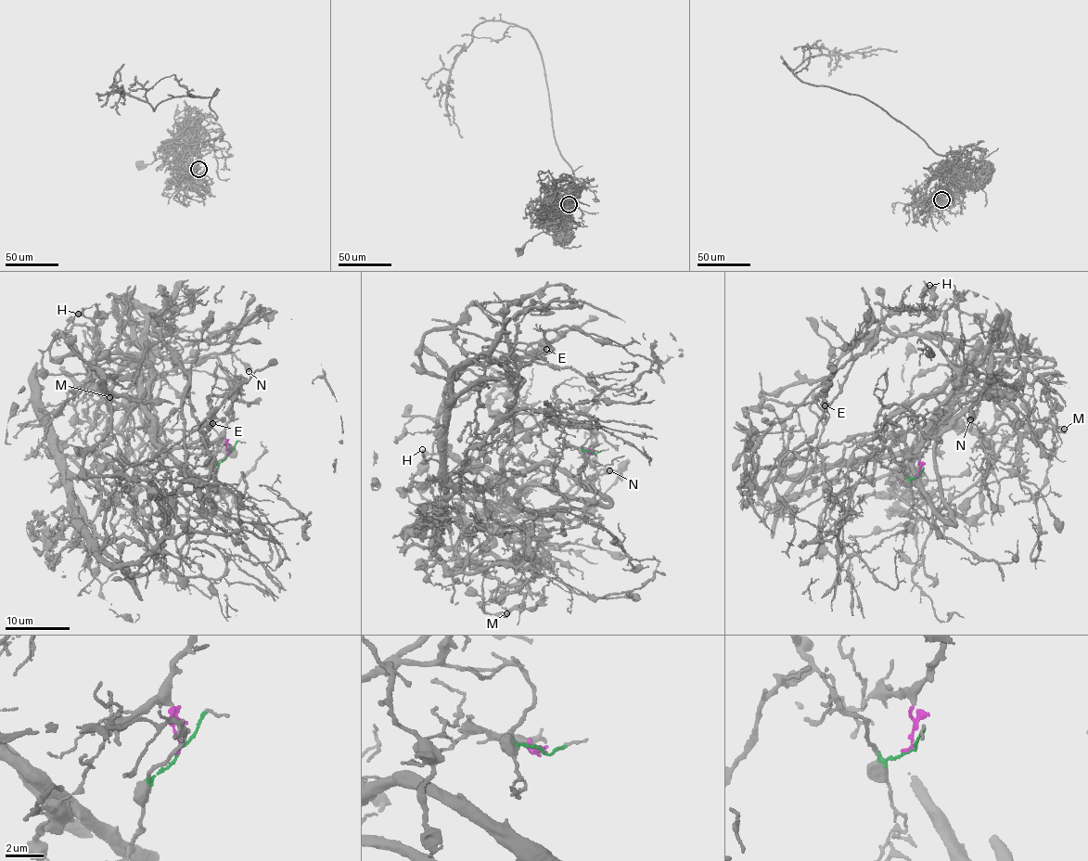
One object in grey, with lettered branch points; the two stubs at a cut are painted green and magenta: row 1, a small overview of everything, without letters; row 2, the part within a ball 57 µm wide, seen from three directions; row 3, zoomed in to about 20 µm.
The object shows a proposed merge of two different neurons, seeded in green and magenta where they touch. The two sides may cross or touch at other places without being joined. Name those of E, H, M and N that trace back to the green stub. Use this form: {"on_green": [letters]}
{"on_green": ["E", "H", "M"]}

